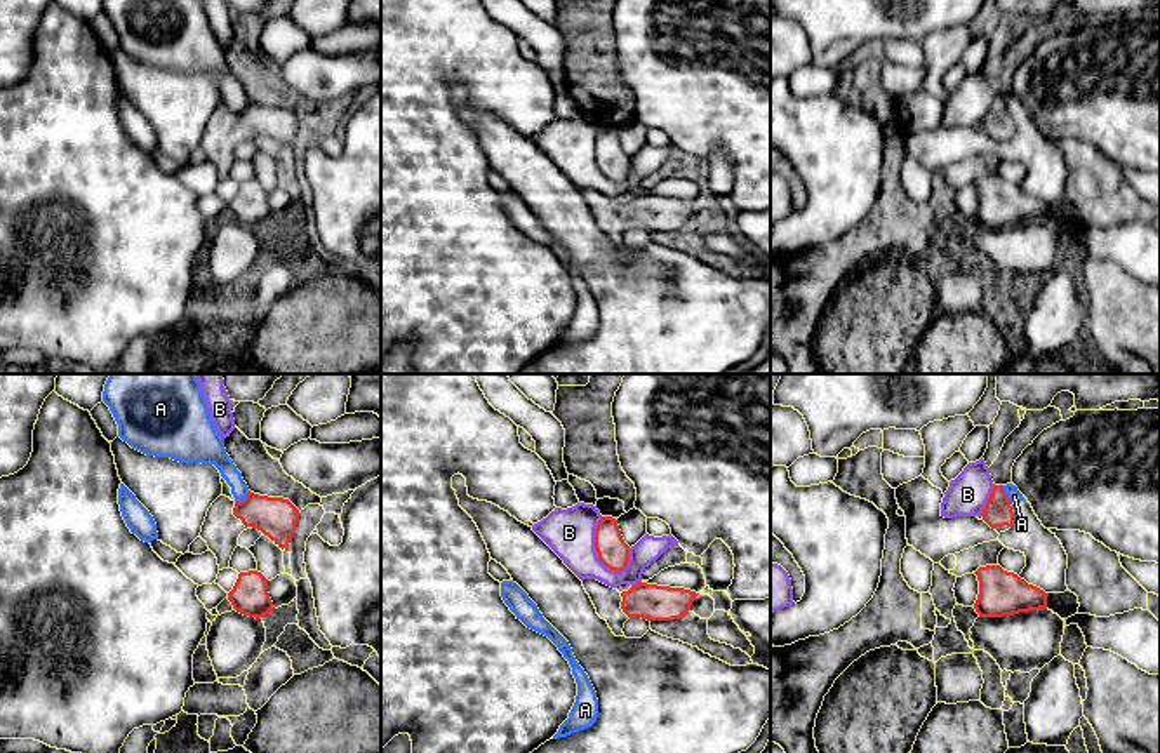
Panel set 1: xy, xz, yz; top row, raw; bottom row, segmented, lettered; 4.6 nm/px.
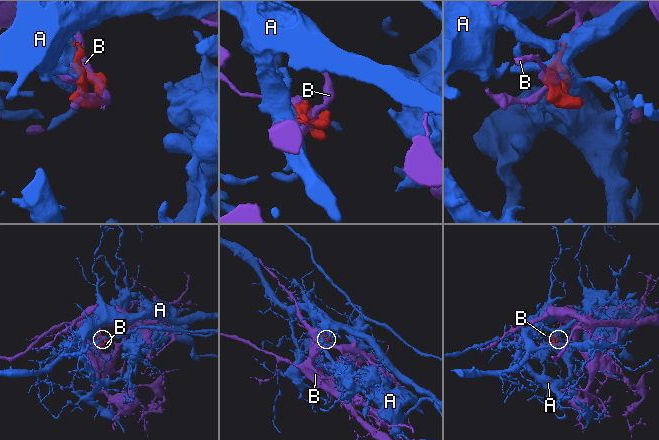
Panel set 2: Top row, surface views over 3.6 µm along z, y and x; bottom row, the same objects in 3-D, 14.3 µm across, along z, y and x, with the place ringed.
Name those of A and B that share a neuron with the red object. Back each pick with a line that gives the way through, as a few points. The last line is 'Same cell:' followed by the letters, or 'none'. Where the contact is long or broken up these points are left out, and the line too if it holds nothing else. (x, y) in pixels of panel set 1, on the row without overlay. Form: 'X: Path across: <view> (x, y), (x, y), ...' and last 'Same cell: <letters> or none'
Same cell: none

